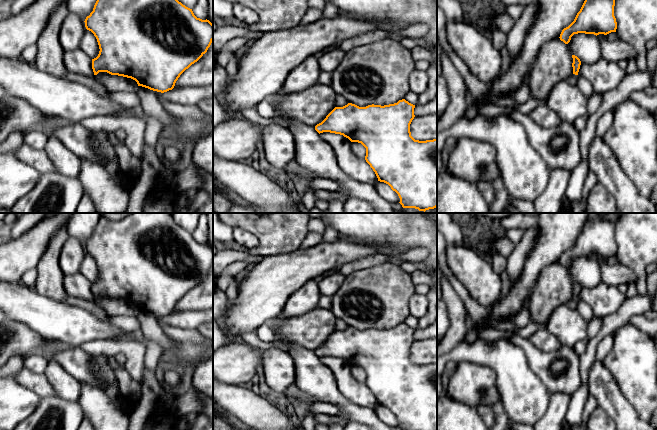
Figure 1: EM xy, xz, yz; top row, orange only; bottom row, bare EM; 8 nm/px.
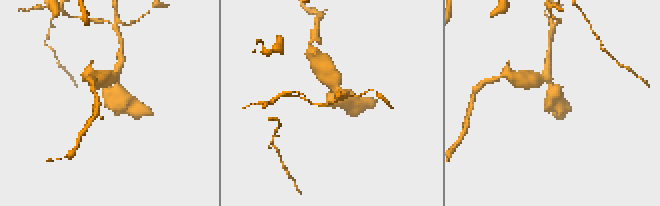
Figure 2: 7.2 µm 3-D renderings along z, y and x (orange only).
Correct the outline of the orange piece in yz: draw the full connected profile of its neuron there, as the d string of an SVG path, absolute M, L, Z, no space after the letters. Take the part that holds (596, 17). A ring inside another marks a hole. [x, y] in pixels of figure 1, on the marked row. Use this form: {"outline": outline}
{"outline": "M585 0L574 21L560 34L560 40L568 44L574 34L604 34L616 32L614 16L615 0Z"}

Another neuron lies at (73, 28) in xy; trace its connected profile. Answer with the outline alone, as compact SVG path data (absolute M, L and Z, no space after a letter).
M69 13L59 32L59 41L64 51L79 49L85 31L85 22L76 14Z

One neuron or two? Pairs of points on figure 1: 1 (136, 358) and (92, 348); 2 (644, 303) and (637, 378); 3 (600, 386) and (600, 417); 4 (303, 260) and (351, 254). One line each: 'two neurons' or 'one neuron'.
1: one neuron
2: two neurons
3: two neurons
4: one neuron

